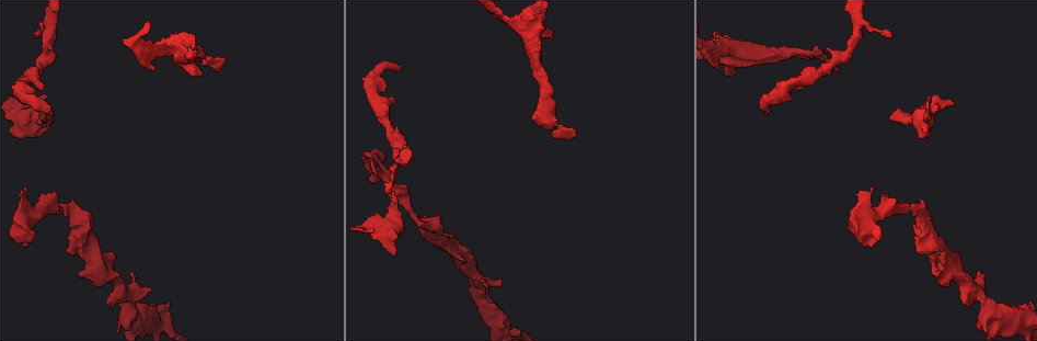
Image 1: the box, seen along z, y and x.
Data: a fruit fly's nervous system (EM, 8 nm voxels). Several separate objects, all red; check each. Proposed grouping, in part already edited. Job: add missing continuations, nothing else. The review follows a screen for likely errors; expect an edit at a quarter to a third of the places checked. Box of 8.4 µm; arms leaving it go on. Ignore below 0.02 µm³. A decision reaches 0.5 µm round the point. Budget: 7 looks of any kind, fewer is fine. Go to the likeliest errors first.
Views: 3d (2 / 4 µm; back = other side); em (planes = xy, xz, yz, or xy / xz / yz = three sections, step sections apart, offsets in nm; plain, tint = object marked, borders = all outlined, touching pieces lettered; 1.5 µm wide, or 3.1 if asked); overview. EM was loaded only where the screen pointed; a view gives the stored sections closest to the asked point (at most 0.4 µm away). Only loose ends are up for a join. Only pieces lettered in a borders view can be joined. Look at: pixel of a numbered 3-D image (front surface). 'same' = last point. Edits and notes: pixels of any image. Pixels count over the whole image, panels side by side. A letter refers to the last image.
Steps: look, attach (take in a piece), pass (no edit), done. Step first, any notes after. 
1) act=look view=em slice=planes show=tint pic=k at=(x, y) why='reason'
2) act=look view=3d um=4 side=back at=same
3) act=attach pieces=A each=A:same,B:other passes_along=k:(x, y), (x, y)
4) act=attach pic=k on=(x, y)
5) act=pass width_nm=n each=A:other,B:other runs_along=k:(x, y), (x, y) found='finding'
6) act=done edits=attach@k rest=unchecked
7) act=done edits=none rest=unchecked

act=look view=em slice=planes show=plain pic=1 at=(952, 101) why='an open end'

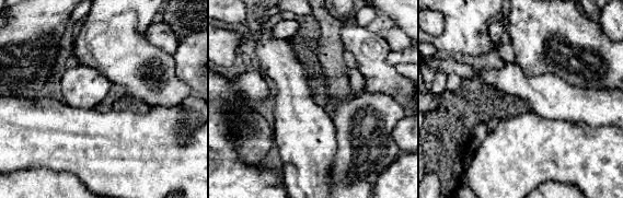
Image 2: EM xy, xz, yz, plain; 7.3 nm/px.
act=look view=em slice=planes show=borders at=same

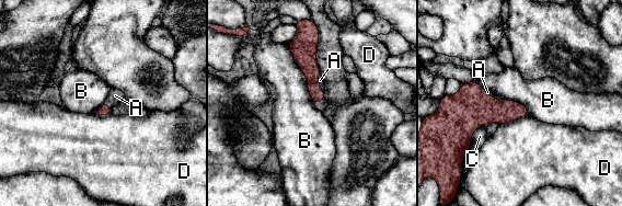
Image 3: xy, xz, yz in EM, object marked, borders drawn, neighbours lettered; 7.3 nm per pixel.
act=attach pieces=A each=A:same,B:other,C:other,D:other found='the cell continues'

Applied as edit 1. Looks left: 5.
act=look view=overview

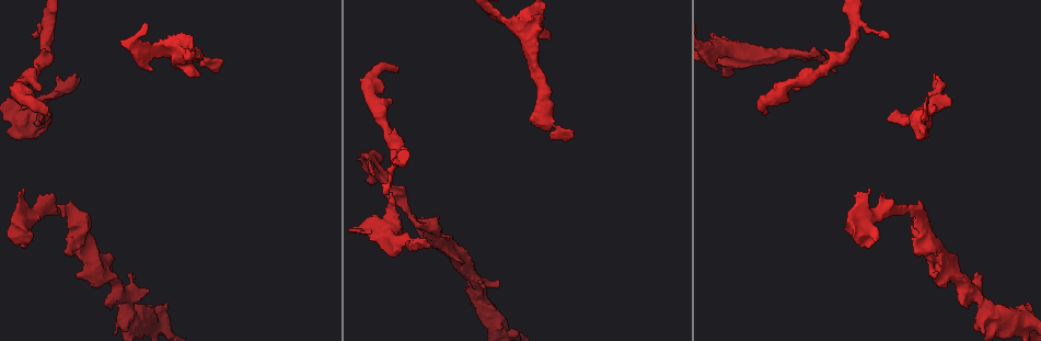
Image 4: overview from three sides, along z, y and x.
act=look view=em slice=xz step=4 show=tint pic=4 at=(70, 255) why='branch stops here'

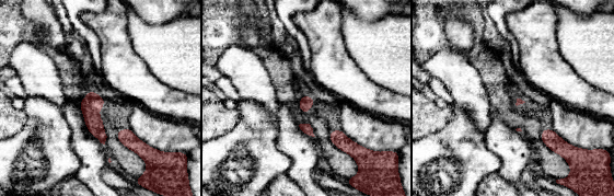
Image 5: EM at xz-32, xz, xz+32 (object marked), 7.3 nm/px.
act=look view=em slice=planes show=borders at=same

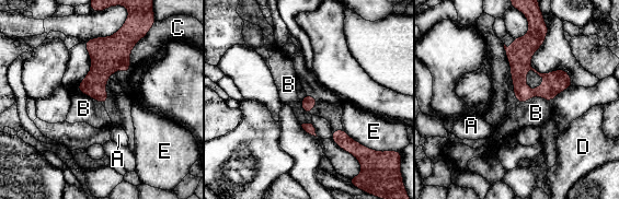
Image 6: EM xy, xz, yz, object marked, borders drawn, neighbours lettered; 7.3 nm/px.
act=pass each=A:other,B:other,C:other,D:other,E:other runs_along=6:(531, 35), (526, 63), (549, 82), (549, 98) found='no lettered piece goes on from it'

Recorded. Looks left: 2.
act=done edits=attach@3 rest=unchecked

